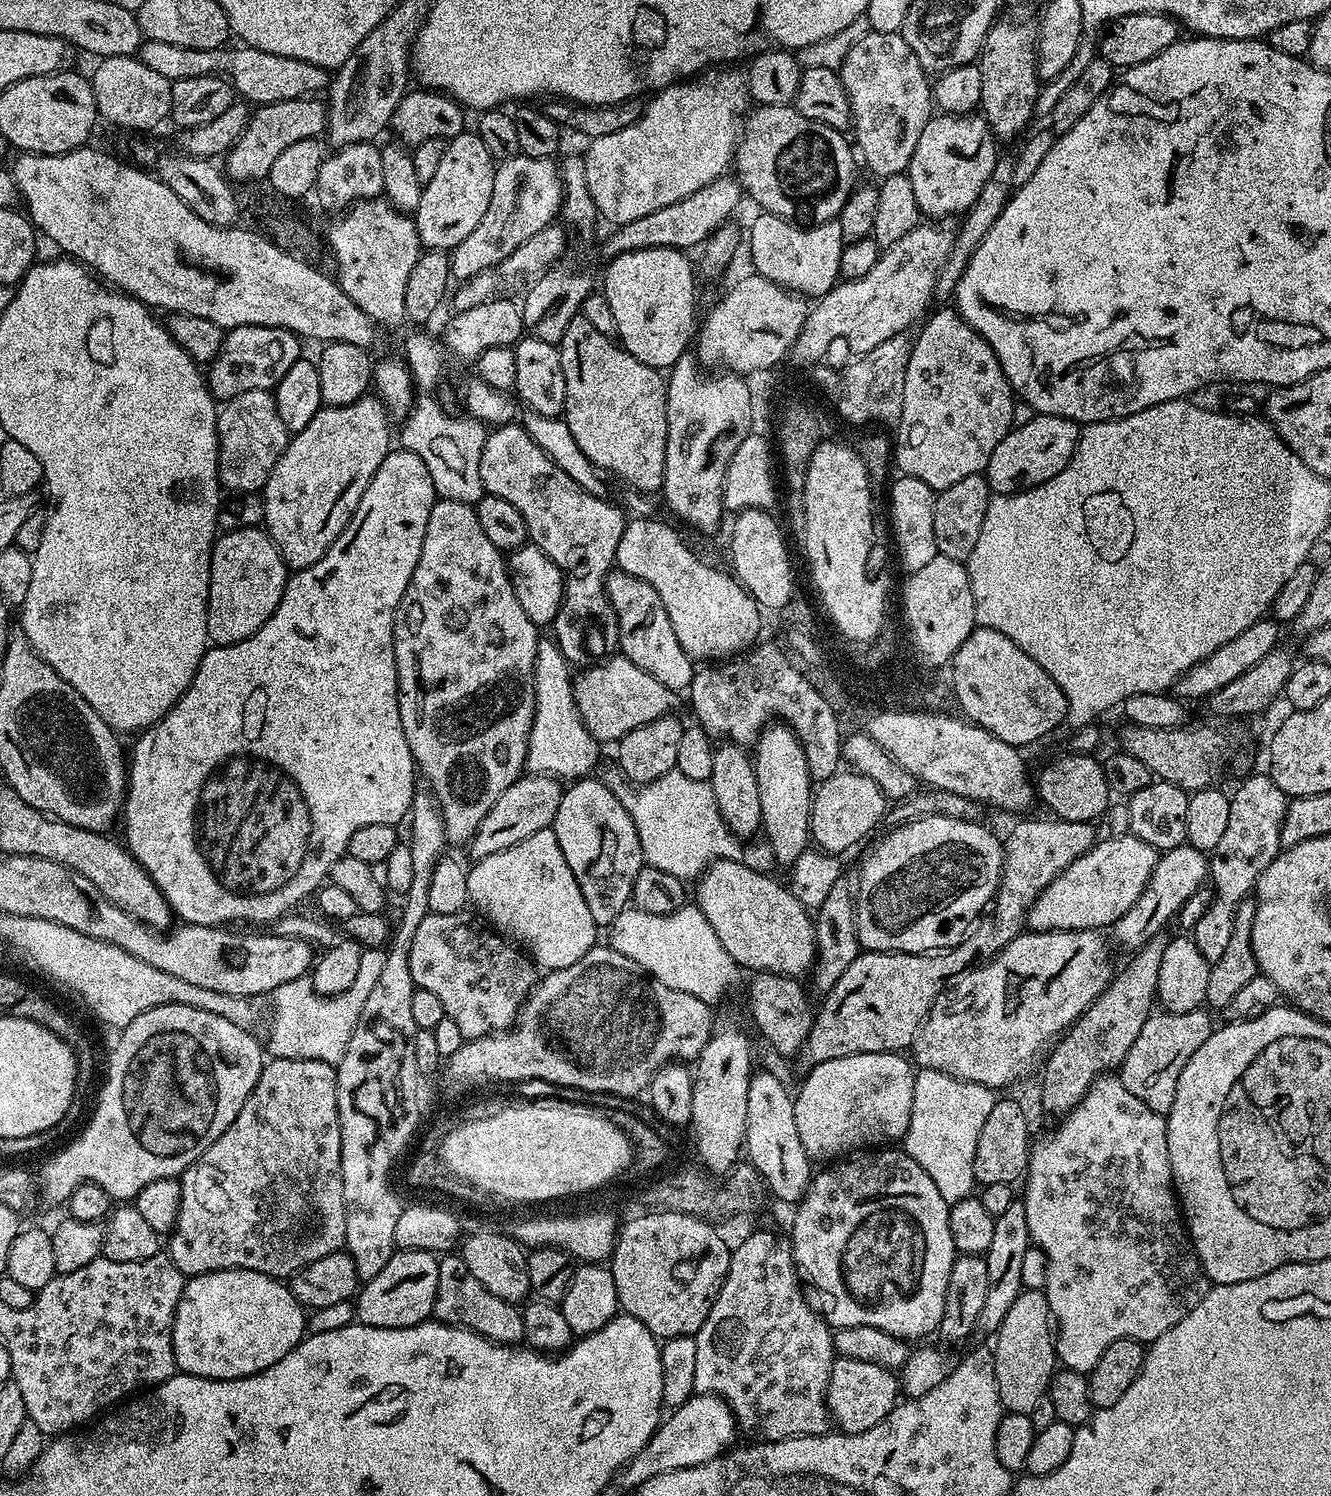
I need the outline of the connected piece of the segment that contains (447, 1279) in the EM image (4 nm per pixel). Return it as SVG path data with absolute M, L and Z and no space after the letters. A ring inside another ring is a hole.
M445 1255L440 1260L438 1294L434 1309L435 1319L470 1328L498 1344L512 1346L523 1341L525 1337L521 1309L513 1301L503 1300L490 1294L490 1290L486 1290L480 1285L480 1281L474 1278L474 1274L470 1274L467 1259L460 1257L459 1260L458 1257L452 1255Z

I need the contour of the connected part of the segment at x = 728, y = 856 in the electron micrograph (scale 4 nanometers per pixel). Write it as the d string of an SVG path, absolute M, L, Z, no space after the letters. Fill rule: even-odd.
M672 769L650 784L627 786L618 795L635 823L645 863L666 870L683 880L697 879L715 860L738 860L760 871L775 865L771 845L761 842L743 848L743 841L729 831L721 816L717 798L709 781L687 778Z

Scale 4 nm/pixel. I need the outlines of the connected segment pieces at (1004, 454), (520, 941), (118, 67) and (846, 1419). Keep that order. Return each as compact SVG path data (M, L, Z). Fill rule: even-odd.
M1061 416L1031 417L1025 424L1017 423L1012 431L994 446L994 454L990 454L990 462L986 469L989 489L996 494L1024 492L1027 488L1038 486L1054 474L1062 471L1072 460L1074 450L1080 441L1081 425L1070 418Z
M551 828L538 830L538 834L522 838L522 842L506 850L498 850L498 854L490 854L475 861L468 868L468 899L471 907L476 907L489 920L485 920L489 925L495 926L505 937L511 938L521 949L526 950L527 955L541 969L574 966L578 958L597 947L596 919L594 914L590 914L590 906L580 889L580 883L566 862L566 854L562 854L562 846L558 846L558 838Z
M106 56L90 72L96 111L120 128L156 128L172 115L173 81L150 70L136 56Z
M837 1359L828 1383L826 1401L831 1419L841 1432L865 1432L891 1414L901 1399L902 1389L897 1373L891 1367L874 1361Z

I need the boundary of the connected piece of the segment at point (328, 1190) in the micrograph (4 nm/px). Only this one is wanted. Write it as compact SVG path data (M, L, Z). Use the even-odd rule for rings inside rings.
M272 1058L267 1061L262 1070L262 1074L258 1078L258 1082L254 1086L254 1090L250 1094L250 1098L246 1098L246 1102L242 1106L242 1110L238 1114L238 1118L234 1118L234 1122L230 1122L230 1126L220 1135L215 1142L210 1145L202 1155L191 1166L185 1170L180 1180L180 1212L176 1216L176 1226L170 1233L170 1239L167 1241L166 1252L170 1257L172 1265L179 1272L183 1272L185 1277L191 1278L201 1276L207 1272L217 1272L218 1270L226 1270L227 1268L245 1268L246 1270L254 1270L261 1272L267 1276L275 1276L277 1278L291 1278L306 1266L310 1266L310 1262L318 1262L318 1258L326 1258L326 1254L334 1254L341 1251L345 1247L346 1240L346 1202L343 1200L343 1178L342 1178L342 1130L339 1122L338 1094L336 1093L336 1068L331 1064L322 1062L321 1060L295 1060L294 1058Z

